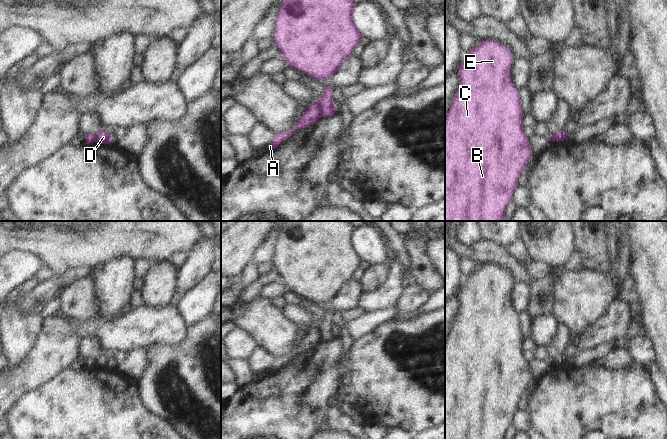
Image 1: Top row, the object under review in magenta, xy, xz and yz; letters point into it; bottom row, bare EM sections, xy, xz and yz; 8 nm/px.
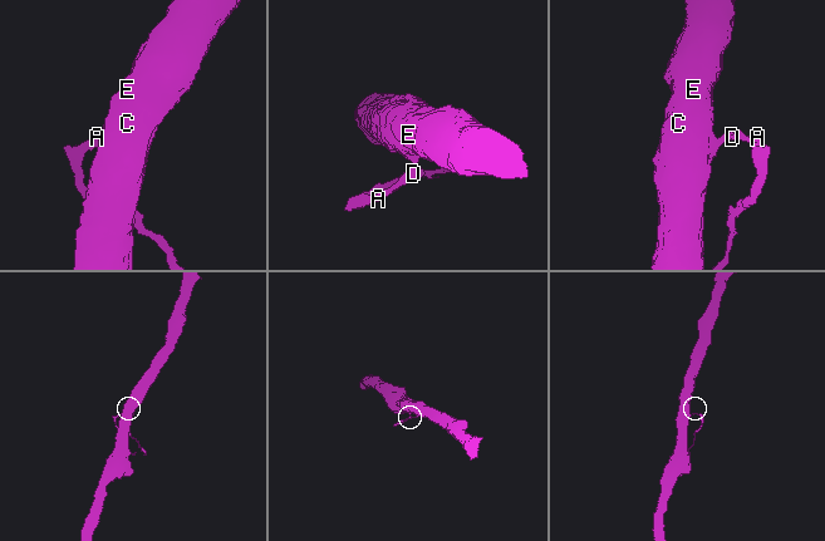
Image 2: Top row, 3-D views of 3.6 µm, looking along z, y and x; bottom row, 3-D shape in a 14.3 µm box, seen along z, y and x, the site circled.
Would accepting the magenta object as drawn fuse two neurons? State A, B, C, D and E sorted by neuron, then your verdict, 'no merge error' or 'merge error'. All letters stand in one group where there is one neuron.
A / B C D E | merge error

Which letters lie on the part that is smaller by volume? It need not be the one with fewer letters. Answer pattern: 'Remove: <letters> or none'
Remove: A

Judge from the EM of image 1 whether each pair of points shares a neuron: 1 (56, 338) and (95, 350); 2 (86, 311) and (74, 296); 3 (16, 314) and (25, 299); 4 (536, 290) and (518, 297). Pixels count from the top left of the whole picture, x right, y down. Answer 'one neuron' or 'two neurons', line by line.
1: two neurons
2: one neuron
3: two neurons
4: two neurons

